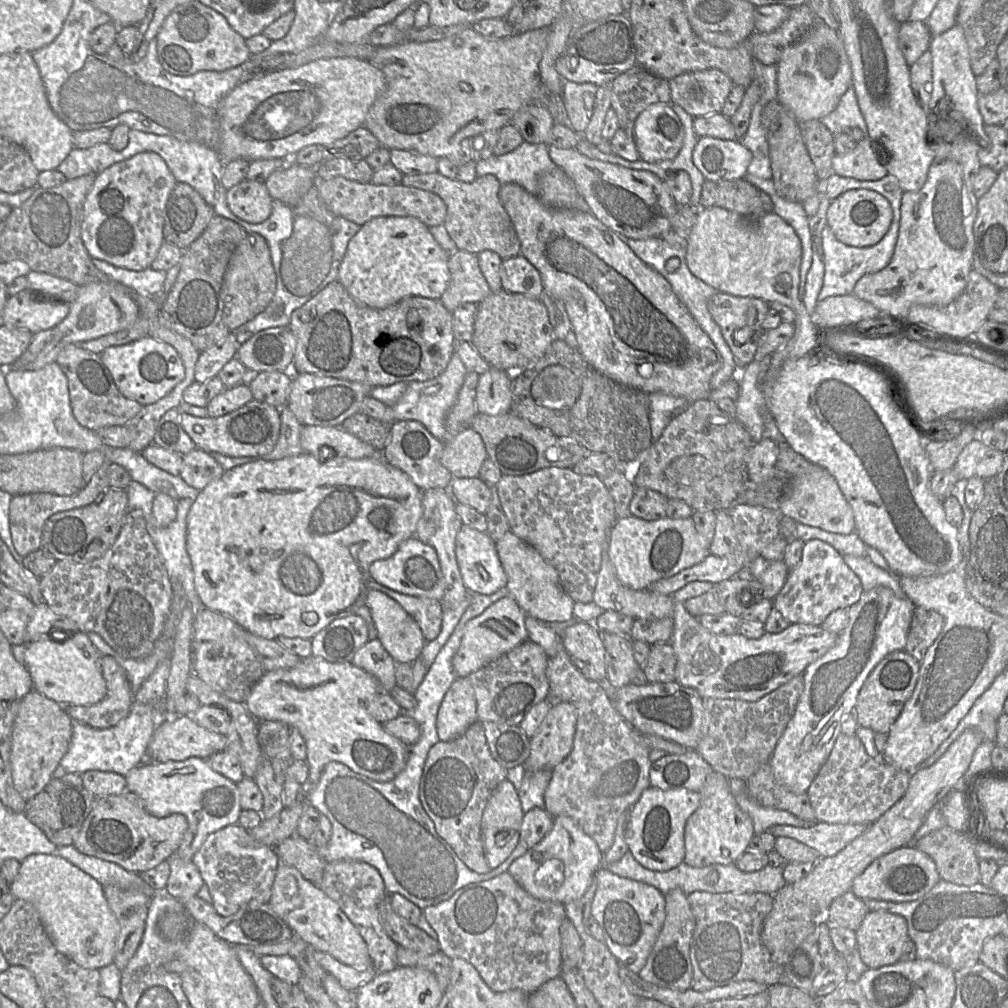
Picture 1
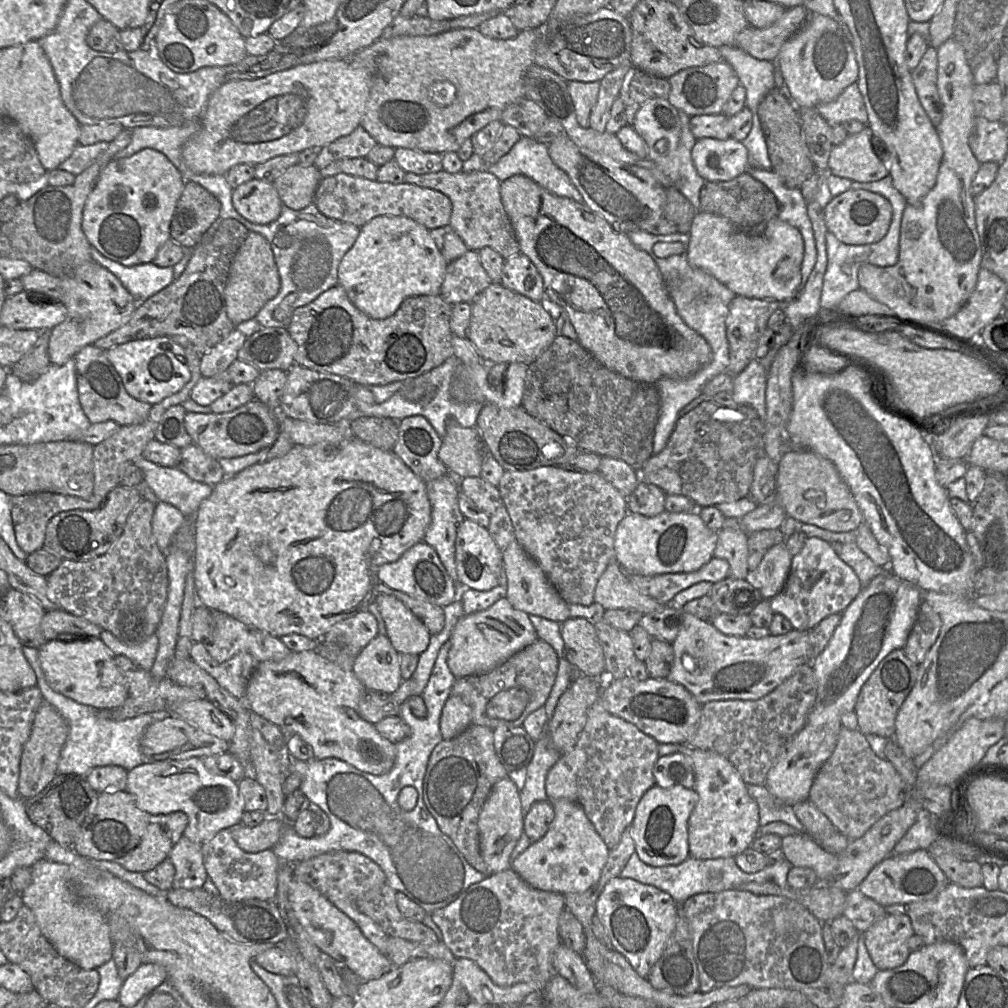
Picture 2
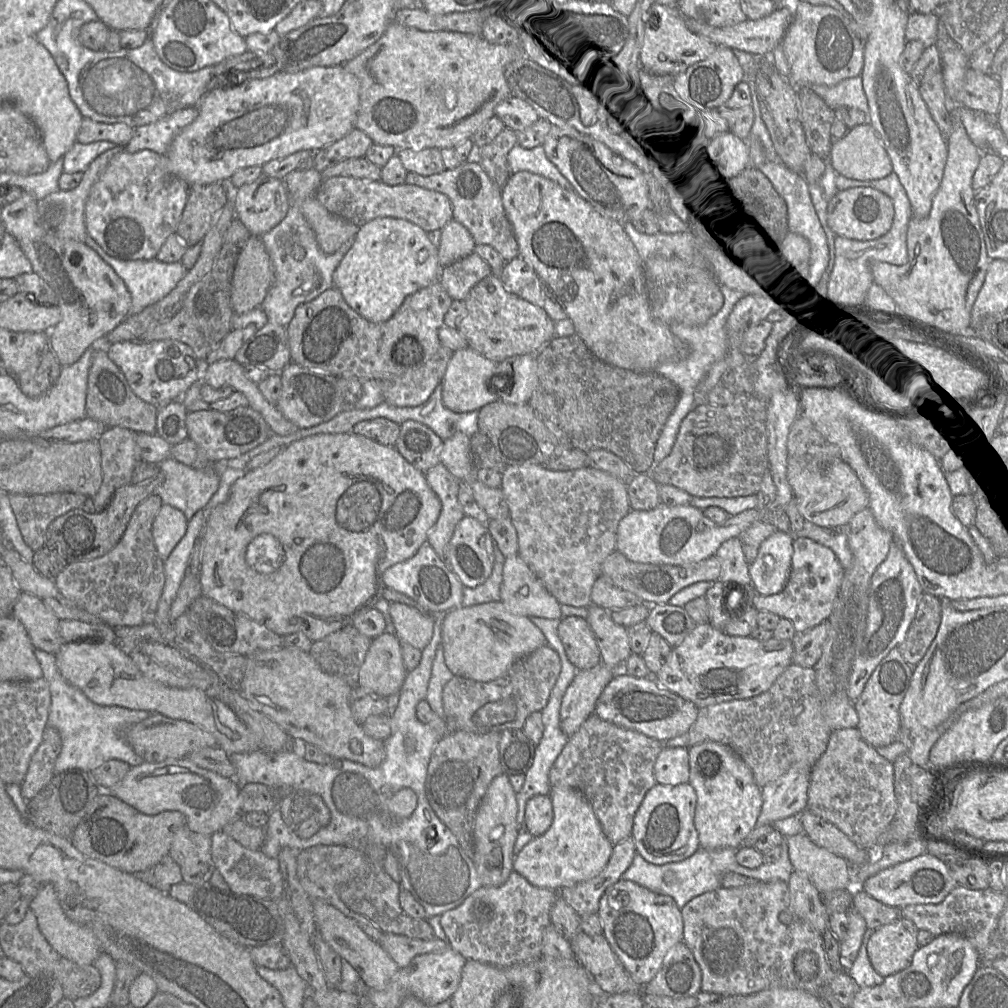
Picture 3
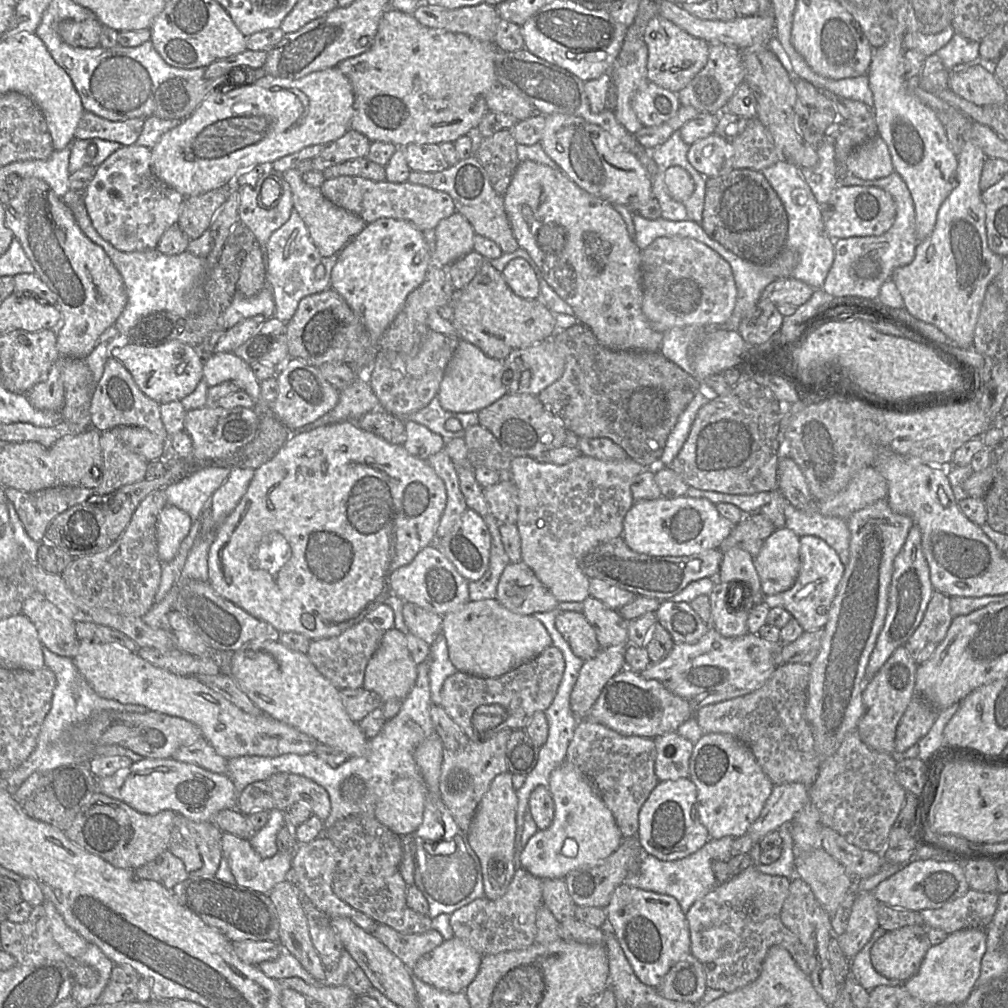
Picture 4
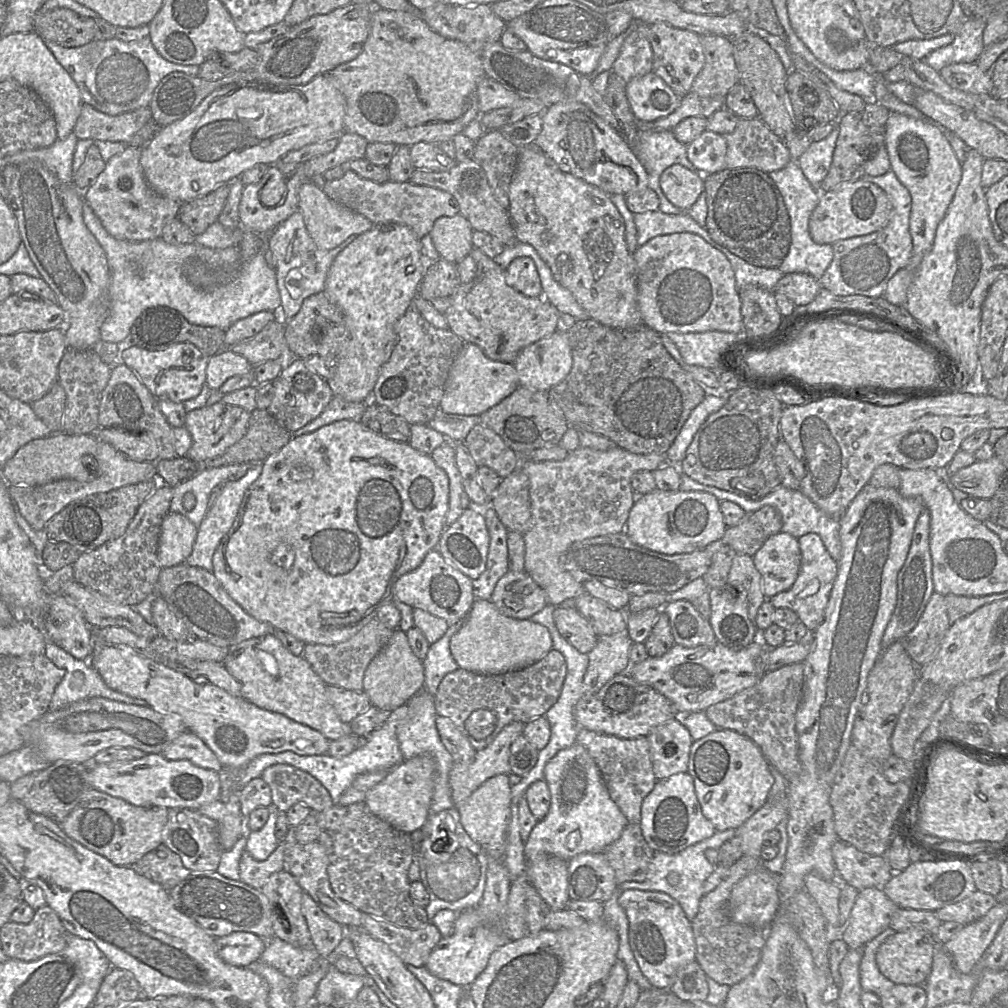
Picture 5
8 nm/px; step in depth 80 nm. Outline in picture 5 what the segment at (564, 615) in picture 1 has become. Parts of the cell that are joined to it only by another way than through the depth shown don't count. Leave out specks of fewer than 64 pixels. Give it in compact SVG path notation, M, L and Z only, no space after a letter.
M507 571L490 601L503 615L520 620L530 619L548 605L546 593L525 571Z

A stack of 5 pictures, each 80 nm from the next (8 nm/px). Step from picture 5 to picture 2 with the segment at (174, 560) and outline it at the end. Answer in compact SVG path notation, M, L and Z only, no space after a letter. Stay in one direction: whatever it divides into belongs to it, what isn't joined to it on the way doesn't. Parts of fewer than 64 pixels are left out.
M156 502L152 518L152 532L159 549L167 552L174 535L186 523L186 517L179 509L166 502Z

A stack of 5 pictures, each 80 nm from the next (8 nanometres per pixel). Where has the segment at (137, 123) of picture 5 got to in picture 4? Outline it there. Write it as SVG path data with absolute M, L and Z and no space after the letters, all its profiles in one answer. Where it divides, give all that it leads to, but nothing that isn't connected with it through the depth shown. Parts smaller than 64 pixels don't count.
M84 110L75 131L75 139L100 138L115 141L122 146L134 144L141 134L146 118L111 121Z

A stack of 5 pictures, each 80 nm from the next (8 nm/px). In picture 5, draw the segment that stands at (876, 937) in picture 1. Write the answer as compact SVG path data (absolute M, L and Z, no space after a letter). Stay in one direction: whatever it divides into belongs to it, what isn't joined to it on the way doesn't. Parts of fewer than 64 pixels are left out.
M925 930L895 932L877 949L875 960L879 971L895 985L924 985L933 962L936 942Z

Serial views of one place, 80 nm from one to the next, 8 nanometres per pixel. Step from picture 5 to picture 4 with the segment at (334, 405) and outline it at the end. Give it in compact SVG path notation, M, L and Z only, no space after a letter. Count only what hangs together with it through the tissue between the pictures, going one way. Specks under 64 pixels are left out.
M356 379L350 386L339 392L339 400L332 410L299 429L305 432L344 420L356 421L365 413L379 407L379 400L374 394L370 382Z

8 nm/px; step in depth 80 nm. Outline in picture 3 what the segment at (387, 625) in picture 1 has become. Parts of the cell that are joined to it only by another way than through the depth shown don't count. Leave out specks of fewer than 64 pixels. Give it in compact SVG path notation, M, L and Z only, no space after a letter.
M390 602L389 614L395 635L402 644L409 644L419 650L428 646L433 635L435 616L399 602Z

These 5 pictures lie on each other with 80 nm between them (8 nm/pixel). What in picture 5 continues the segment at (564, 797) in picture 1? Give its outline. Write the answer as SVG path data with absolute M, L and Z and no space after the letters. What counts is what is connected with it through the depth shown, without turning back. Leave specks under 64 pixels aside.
M579 728L576 741L585 747L594 759L612 800L626 816L628 822L639 824L643 800L658 781L653 770L651 747L647 737L621 739Z

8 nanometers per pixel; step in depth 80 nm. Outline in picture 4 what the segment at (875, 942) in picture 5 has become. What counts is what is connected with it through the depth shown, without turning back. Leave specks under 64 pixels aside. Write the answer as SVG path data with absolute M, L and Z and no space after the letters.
M877 928L870 941L858 952L850 962L850 977L857 981L865 990L871 991L880 985L892 985L886 977L879 974L873 967L870 957L870 950L878 938L886 931Z

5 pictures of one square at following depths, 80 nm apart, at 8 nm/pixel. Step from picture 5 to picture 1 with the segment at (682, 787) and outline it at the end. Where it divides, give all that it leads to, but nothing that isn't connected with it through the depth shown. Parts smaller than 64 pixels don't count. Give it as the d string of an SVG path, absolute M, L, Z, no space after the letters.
M647 788L631 808L626 830L629 852L643 867L653 871L668 871L684 863L686 822L700 802L700 793L684 788Z

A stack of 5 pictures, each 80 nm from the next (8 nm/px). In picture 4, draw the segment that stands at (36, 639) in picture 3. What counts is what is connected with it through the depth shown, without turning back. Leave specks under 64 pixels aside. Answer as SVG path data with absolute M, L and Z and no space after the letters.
M32 591L23 598L22 614L27 616L37 629L42 645L53 653L74 658L80 640L75 631L75 621L65 615L43 594Z

